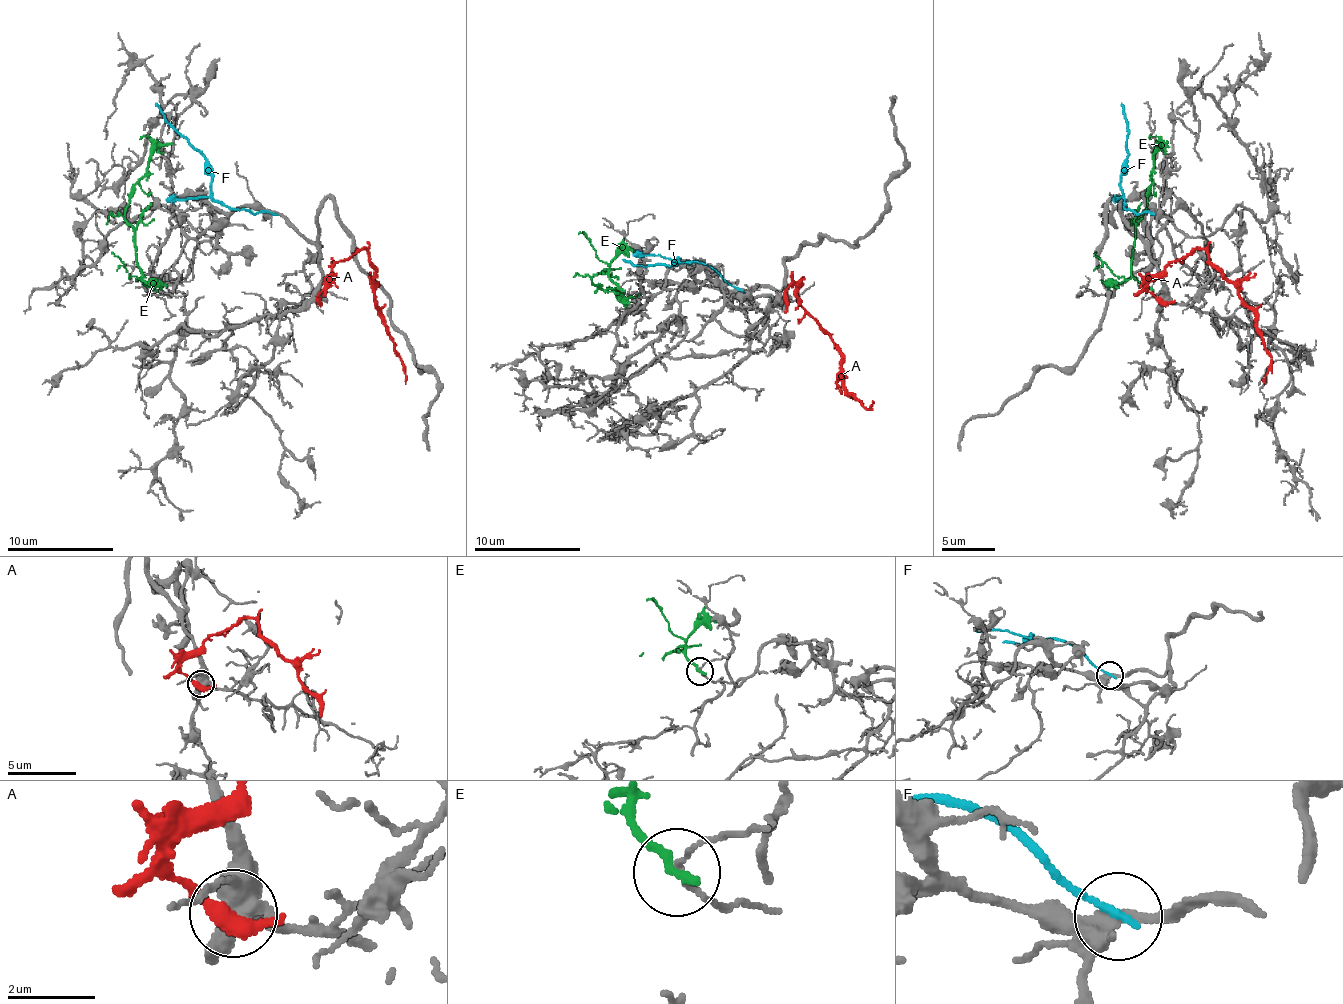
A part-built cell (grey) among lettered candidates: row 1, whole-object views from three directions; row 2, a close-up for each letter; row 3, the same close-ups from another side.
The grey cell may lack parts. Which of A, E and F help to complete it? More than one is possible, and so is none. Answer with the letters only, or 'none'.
none

